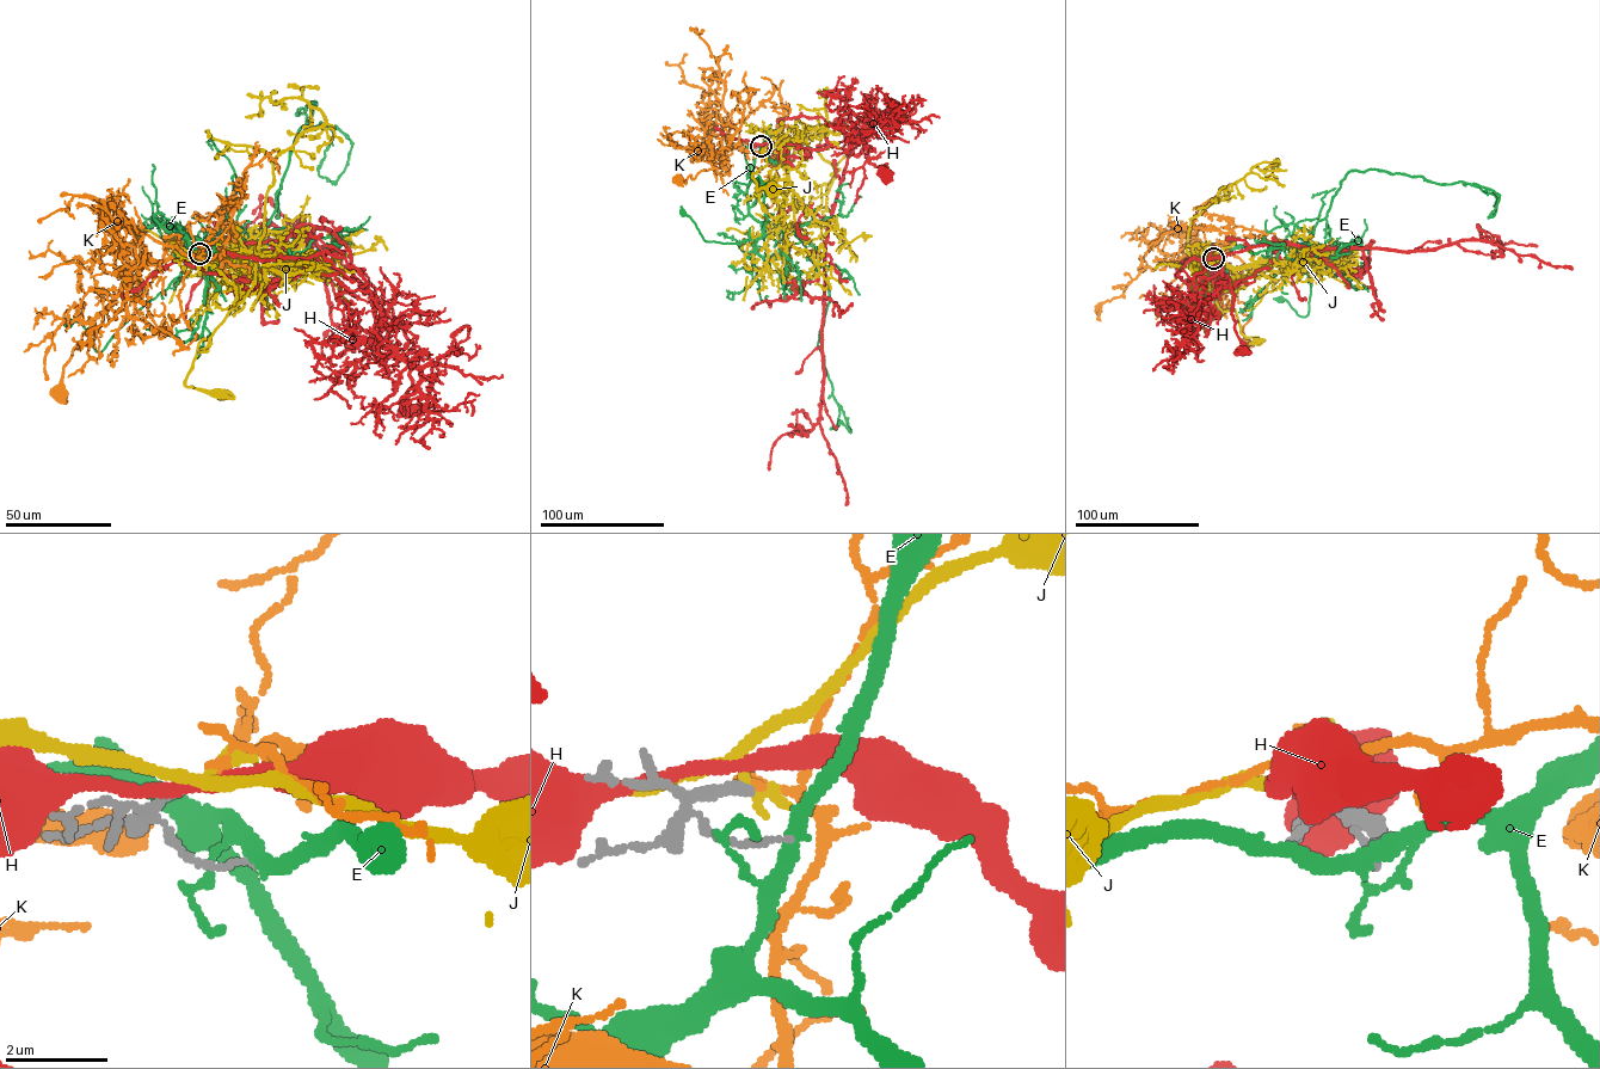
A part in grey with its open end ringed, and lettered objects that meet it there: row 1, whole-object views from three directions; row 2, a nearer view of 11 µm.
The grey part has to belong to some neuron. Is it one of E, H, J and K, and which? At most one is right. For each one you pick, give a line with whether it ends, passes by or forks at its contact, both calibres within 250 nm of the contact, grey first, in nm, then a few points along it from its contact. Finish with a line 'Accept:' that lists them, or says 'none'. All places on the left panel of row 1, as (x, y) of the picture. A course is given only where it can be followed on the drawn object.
Accept: none

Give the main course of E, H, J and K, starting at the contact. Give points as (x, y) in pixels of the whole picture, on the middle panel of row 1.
E: (761, 147), (746, 196), (748, 213), (761, 223), (761, 237), (739, 243), (705, 240), (694, 222), (682, 213)
H: (760, 146), (754, 143), (834, 145), (849, 155), (865, 143), (867, 160), (886, 164), (884, 174)
J: (761, 146), (767, 140), (789, 145), (793, 128), (767, 152), (767, 165), (752, 173), (757, 190), (773, 190)
K: (761, 146), (762, 153), (728, 149), (719, 167), (702, 170), (693, 179), (690, 174), (685, 183), (678, 178)

